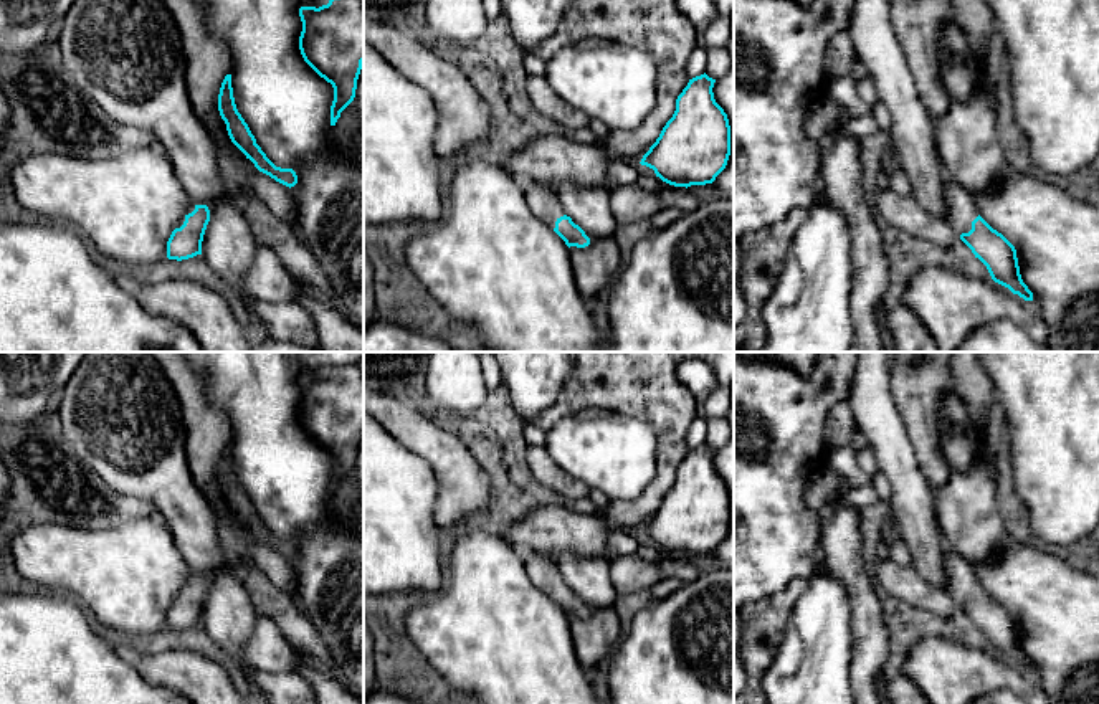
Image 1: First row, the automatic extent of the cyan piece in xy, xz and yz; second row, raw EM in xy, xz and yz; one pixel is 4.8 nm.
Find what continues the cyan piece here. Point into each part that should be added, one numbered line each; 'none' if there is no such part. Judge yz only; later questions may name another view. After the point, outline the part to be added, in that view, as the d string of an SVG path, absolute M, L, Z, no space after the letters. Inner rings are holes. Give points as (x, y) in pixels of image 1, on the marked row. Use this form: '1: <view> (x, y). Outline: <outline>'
1: yz (961, 204). Outline: M947 175L942 195L947 207L944 220L960 238L962 233L968 233L972 230L972 221L978 216L975 197Z

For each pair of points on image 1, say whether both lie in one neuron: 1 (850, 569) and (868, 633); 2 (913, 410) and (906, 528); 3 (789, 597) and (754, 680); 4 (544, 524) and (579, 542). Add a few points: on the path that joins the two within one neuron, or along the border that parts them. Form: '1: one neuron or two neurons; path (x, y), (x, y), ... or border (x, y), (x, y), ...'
1: one neuron; path (860, 585), (866, 617)
2: two neurons; border (896, 405), (914, 451), (916, 466), (926, 478)
3: one neuron; path (769, 617), (757, 638), (757, 660)
4: one neuron; path (552, 529), (570, 534)

